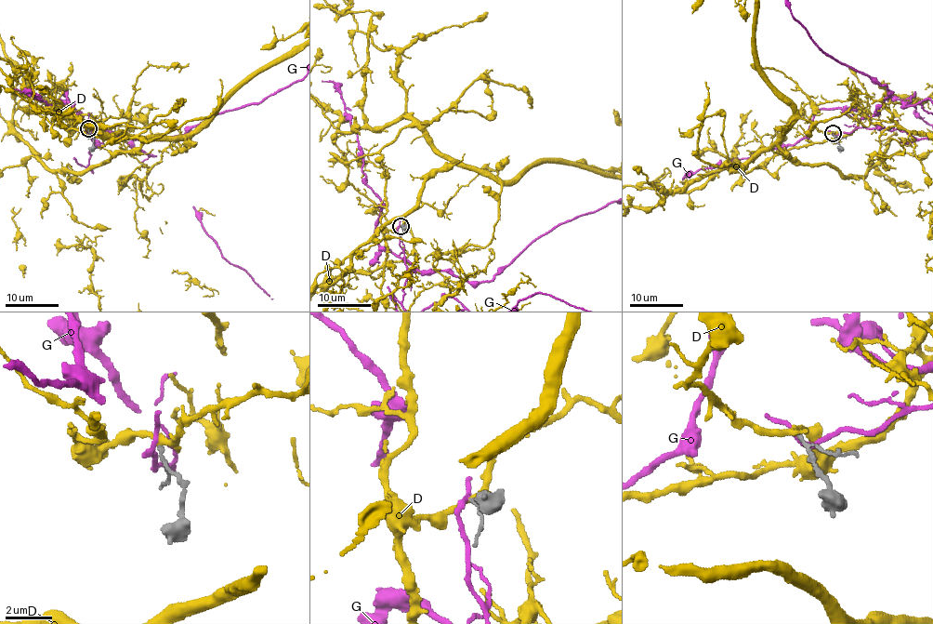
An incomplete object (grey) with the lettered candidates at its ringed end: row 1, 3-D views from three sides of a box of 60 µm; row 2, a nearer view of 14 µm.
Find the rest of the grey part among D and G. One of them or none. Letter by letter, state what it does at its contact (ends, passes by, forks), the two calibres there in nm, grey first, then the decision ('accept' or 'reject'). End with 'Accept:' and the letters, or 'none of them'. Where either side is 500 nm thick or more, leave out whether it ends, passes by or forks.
D: it passes by | 120/280 nm | accept
G: it passes by | 120/190 nm | reject
Accept: D

